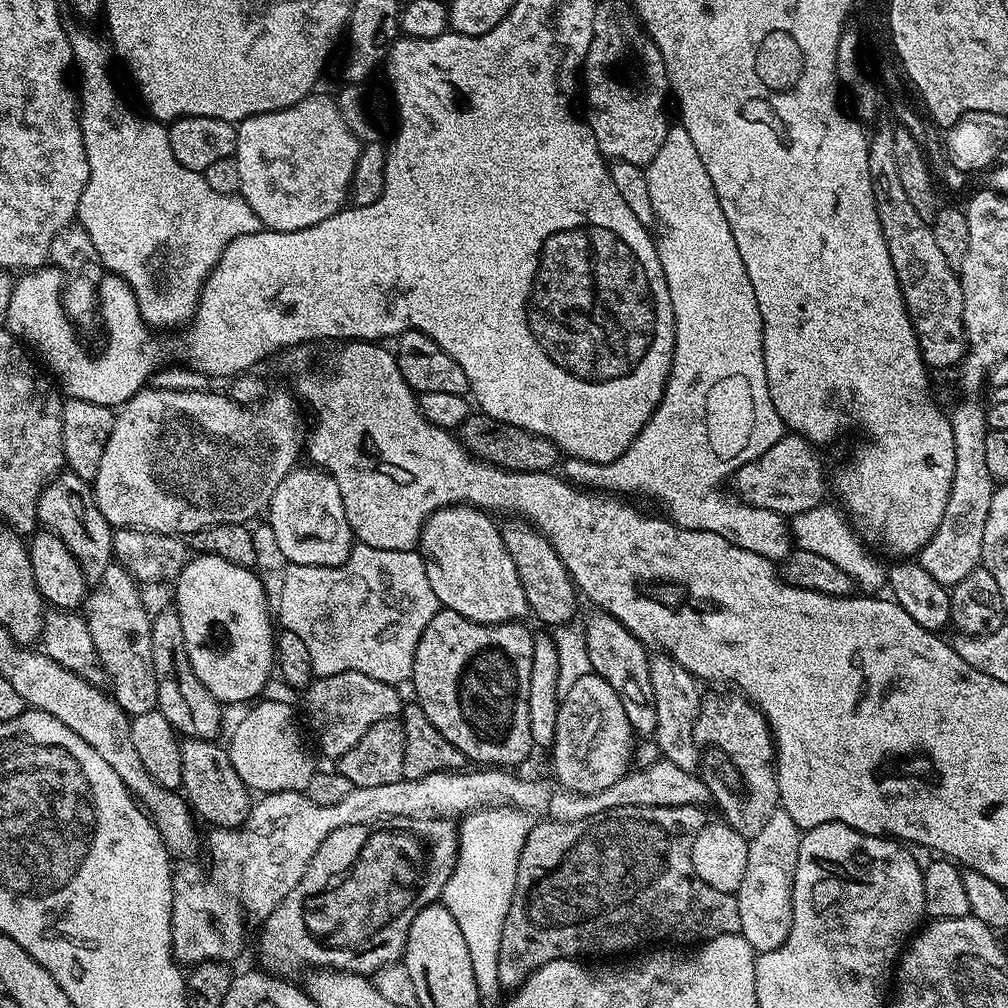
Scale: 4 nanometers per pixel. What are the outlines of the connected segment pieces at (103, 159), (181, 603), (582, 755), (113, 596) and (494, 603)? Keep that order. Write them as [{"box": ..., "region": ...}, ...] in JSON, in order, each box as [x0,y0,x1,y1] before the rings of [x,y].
[{"box":[68,31,262,329],"region":[[[69,31],[68,41],[72,47],[72,58],[74,68],[80,71],[80,96],[78,92],[78,119],[80,129],[82,130],[82,138],[86,146],[86,158],[90,166],[90,174],[86,182],[86,190],[80,199],[80,210],[78,213],[78,222],[84,227],[86,232],[90,234],[90,242],[94,242],[94,250],[98,250],[100,255],[100,264],[108,267],[107,271],[114,276],[121,276],[123,280],[130,286],[130,290],[134,290],[134,298],[138,302],[138,310],[140,317],[146,321],[153,329],[172,328],[175,324],[187,325],[200,301],[200,291],[204,289],[204,284],[208,280],[209,274],[214,270],[214,266],[222,258],[222,254],[226,250],[226,246],[230,246],[230,242],[234,242],[234,238],[242,238],[246,234],[254,234],[261,231],[262,225],[258,214],[254,214],[254,210],[250,210],[250,206],[244,201],[243,196],[237,194],[235,196],[227,196],[226,194],[218,194],[206,182],[206,178],[199,172],[194,170],[186,170],[186,166],[182,166],[182,162],[178,162],[178,158],[174,158],[174,150],[170,150],[170,138],[168,137],[168,129],[161,121],[149,118],[147,115],[138,113],[132,109],[132,104],[126,97],[120,93],[120,88],[116,85],[116,76],[112,73],[112,68],[108,65],[108,52],[110,56],[110,48],[107,43],[104,44],[96,36],[91,36],[88,32]]]},{"box":[174,554,276,705],"region":[[[196,554],[174,581],[176,601],[174,607],[182,622],[186,653],[194,674],[202,680],[203,686],[220,701],[221,705],[244,704],[255,701],[263,693],[274,672],[276,659],[276,636],[272,632],[274,616],[270,611],[262,582],[252,568],[244,568],[221,556]]]},{"box":[550,674,634,794],"region":[[[595,674],[587,675],[578,677],[569,688],[567,685],[563,693],[550,755],[552,755],[552,768],[560,779],[561,789],[594,794],[598,790],[606,790],[606,786],[618,782],[618,778],[622,778],[630,770],[630,761],[634,756],[634,733],[630,722],[626,719],[626,710],[622,710],[622,698],[614,690],[614,686],[610,686],[606,678]]]},{"box":[82,562,158,717],"region":[[[113,562],[102,578],[89,591],[82,615],[88,621],[90,638],[94,638],[94,650],[100,659],[105,677],[112,680],[111,693],[116,704],[129,717],[157,711],[158,678],[154,674],[151,657],[150,612],[144,609],[141,589],[122,565]]]},{"box":[418,504,529,624],"region":[[[470,504],[440,508],[424,523],[418,551],[441,606],[479,624],[520,622],[529,615],[526,594],[514,558],[510,558],[500,528],[492,520],[489,513]]]}]

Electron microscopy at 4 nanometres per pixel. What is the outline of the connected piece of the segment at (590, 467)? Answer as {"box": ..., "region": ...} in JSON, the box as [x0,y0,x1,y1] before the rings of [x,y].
{"box":[562,126,794,562],"region":[[[683,126],[669,127],[666,140],[662,142],[662,148],[654,154],[654,158],[646,166],[644,173],[646,186],[650,186],[650,206],[654,206],[656,224],[660,228],[661,236],[658,236],[660,249],[660,261],[666,278],[666,286],[670,290],[670,302],[674,310],[674,350],[672,351],[672,369],[668,375],[668,381],[664,387],[664,393],[660,399],[660,405],[654,410],[654,414],[642,426],[642,430],[630,442],[630,446],[614,462],[599,464],[598,462],[586,462],[582,458],[567,457],[562,464],[562,475],[569,484],[585,490],[611,490],[616,494],[624,492],[641,492],[644,496],[653,496],[660,500],[665,508],[667,519],[679,528],[686,530],[706,530],[710,534],[722,534],[726,542],[734,542],[742,550],[750,550],[750,554],[758,554],[762,558],[773,562],[783,562],[788,553],[794,547],[794,541],[790,531],[790,524],[785,517],[770,510],[755,508],[737,500],[735,495],[727,494],[719,488],[719,484],[729,479],[732,473],[737,472],[746,462],[766,454],[778,438],[786,435],[786,429],[778,410],[774,410],[774,402],[770,398],[768,379],[766,378],[766,366],[764,365],[764,323],[762,314],[758,310],[758,298],[754,298],[754,286],[750,286],[750,274],[746,274],[746,266],[742,262],[742,254],[738,254],[738,246],[734,242],[734,234],[730,230],[730,222],[726,222],[726,214],[722,214],[722,206],[718,194],[714,194],[714,182],[710,182],[710,174],[706,174],[706,166],[702,166],[702,158],[698,158],[698,150],[694,150],[694,142],[690,142],[690,134],[686,134]]]}

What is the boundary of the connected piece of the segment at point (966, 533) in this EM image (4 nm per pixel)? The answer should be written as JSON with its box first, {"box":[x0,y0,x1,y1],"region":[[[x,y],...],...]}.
{"box":[918,400,994,586],"region":[[[968,400],[956,409],[951,409],[950,419],[954,430],[954,482],[950,486],[950,498],[946,502],[946,510],[942,514],[942,522],[938,522],[938,530],[934,530],[934,538],[926,542],[926,546],[918,553],[918,563],[934,582],[951,586],[962,582],[970,570],[981,567],[982,534],[986,530],[986,518],[990,514],[990,498],[994,491],[994,481],[990,469],[986,467],[986,438],[989,426],[986,422],[986,408],[976,400]]]}

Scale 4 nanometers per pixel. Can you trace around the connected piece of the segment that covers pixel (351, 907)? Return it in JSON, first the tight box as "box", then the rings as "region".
{"box":[260,818,460,977],"region":[[[412,818],[401,828],[380,828],[371,824],[362,826],[342,826],[342,830],[334,830],[318,850],[314,850],[314,858],[306,866],[306,874],[302,874],[298,886],[282,898],[282,902],[263,921],[264,929],[260,932],[260,952],[268,960],[276,964],[309,964],[312,970],[330,968],[337,972],[354,972],[358,976],[371,977],[373,973],[388,964],[395,964],[404,955],[404,947],[408,941],[408,928],[418,918],[418,914],[426,906],[437,903],[443,897],[444,887],[456,865],[456,855],[460,849],[460,833],[457,825],[448,818]]]}

